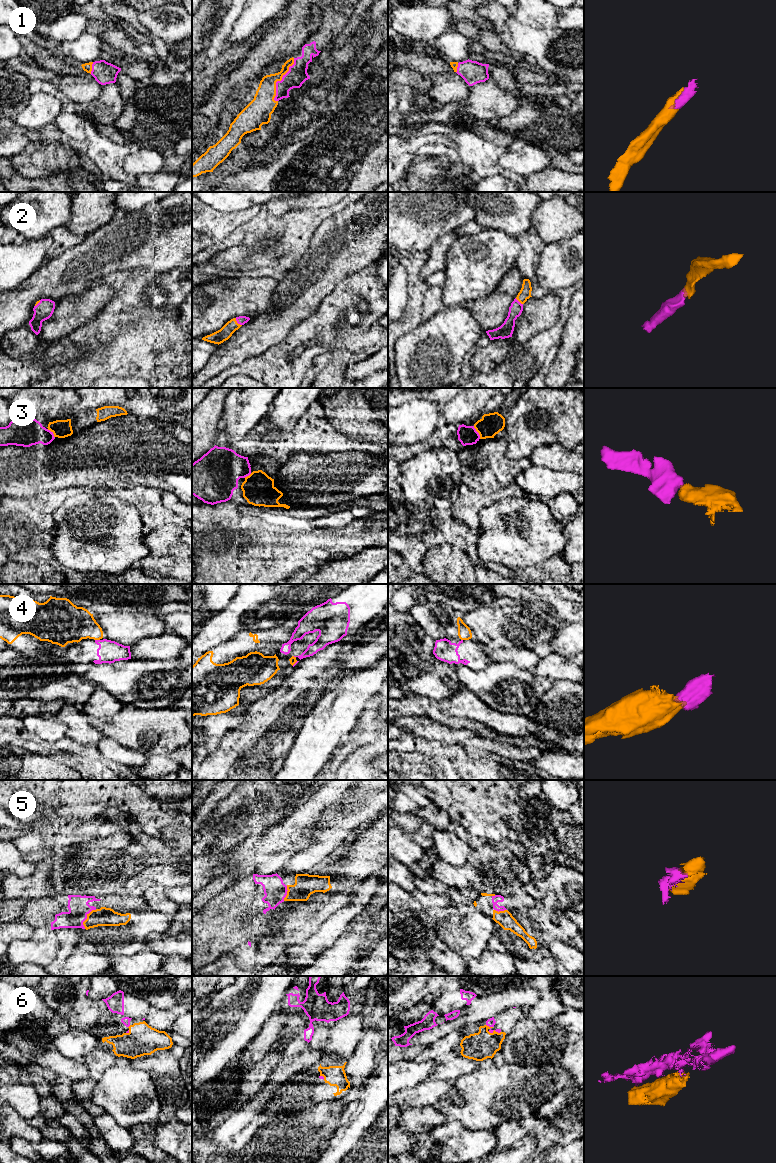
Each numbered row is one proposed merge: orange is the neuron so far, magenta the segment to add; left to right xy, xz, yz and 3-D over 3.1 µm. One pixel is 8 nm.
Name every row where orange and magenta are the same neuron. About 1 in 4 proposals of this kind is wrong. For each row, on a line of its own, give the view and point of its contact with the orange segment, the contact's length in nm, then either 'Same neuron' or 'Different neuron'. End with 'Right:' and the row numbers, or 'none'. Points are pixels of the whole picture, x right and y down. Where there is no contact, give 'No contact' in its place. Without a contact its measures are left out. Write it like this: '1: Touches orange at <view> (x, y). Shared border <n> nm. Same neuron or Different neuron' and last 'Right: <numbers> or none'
1: Touches orange at xz (279, 80). Shared border 380 nm. Same neuron
2: Touches orange at xz (236, 322). Shared border 80 nm. Same neuron
3: Touches orange at yz (477, 431). Shared border 120 nm. Same neuron
4: Touches orange at xy (97, 639). Shared border 40 nm. Different neuron
5: Touches orange at xy (87, 917). Shared border 190 nm. Same neuron
6: Touches orange at yz (488, 1026). Shared border 60 nm. Same neuron
Right: 1, 2, 3, 5, 6

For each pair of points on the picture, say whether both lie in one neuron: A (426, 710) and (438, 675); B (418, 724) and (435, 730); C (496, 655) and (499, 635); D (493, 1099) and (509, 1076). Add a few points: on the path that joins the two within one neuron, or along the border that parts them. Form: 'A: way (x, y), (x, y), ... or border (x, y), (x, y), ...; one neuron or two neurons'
A: border (410, 693), (436, 699), (439, 702); two neurons
B: way (422, 728), (431, 730); one neuron
C: border (523, 647), (499, 648); two neurons
D: way (499, 1093), (509, 1082); one neuron

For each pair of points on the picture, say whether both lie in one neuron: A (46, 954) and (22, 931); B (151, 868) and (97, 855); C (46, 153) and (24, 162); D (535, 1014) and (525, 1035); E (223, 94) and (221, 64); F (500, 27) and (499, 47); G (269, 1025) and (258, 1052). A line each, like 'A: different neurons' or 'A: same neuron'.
A: different neurons
B: different neurons
C: same neuron
D: different neurons
E: different neurons
F: different neurons
G: same neuron

